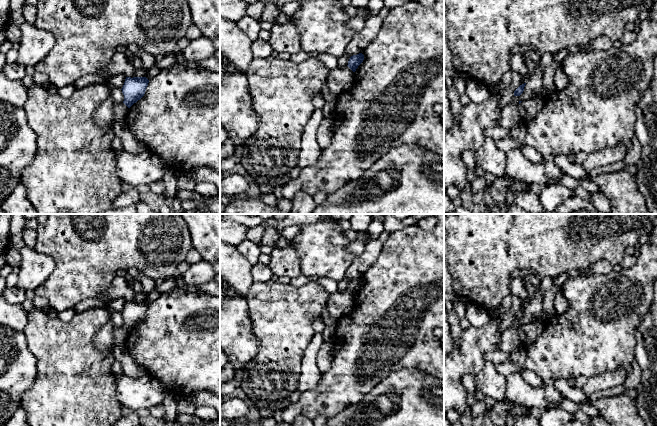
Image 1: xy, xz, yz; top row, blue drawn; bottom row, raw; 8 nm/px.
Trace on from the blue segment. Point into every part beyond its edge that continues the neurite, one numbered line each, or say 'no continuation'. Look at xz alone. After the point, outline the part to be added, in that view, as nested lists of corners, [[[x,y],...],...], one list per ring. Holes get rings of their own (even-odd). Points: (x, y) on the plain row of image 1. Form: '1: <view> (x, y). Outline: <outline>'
no continuation

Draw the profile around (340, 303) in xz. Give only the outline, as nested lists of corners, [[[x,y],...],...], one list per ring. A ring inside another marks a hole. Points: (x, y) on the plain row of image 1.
[[[337,291],[330,294],[326,308],[332,318],[338,319],[348,314],[354,305],[354,296],[348,291]]]

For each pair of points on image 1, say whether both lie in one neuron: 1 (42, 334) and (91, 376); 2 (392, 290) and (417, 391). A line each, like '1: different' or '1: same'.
1: same
2: different

